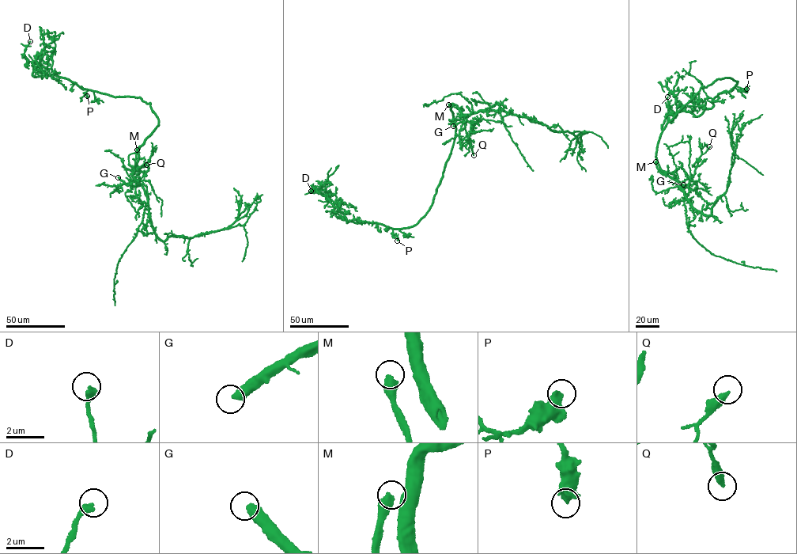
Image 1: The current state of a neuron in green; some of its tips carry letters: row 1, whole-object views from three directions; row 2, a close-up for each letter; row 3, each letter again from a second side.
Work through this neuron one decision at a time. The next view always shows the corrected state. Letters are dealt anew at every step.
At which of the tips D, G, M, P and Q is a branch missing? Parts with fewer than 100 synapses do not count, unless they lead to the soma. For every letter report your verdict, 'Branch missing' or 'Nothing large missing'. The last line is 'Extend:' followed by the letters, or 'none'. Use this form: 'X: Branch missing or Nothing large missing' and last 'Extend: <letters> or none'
D: Nothing large missing
G: Nothing large missing
M: Branch missing
P: Nothing large missing
Q: Nothing large missing
Extend: M

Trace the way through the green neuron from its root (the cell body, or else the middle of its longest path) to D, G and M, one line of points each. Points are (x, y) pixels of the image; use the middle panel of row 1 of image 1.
D: (455, 123), (453, 143), (432, 205), (413, 225), (396, 229), (347, 222), (330, 199), (311, 191)
G: (455, 123), (449, 106), (455, 104), (466, 120), (453, 126)
M: (455, 123), (449, 106), (455, 104), (457, 107), (448, 104)

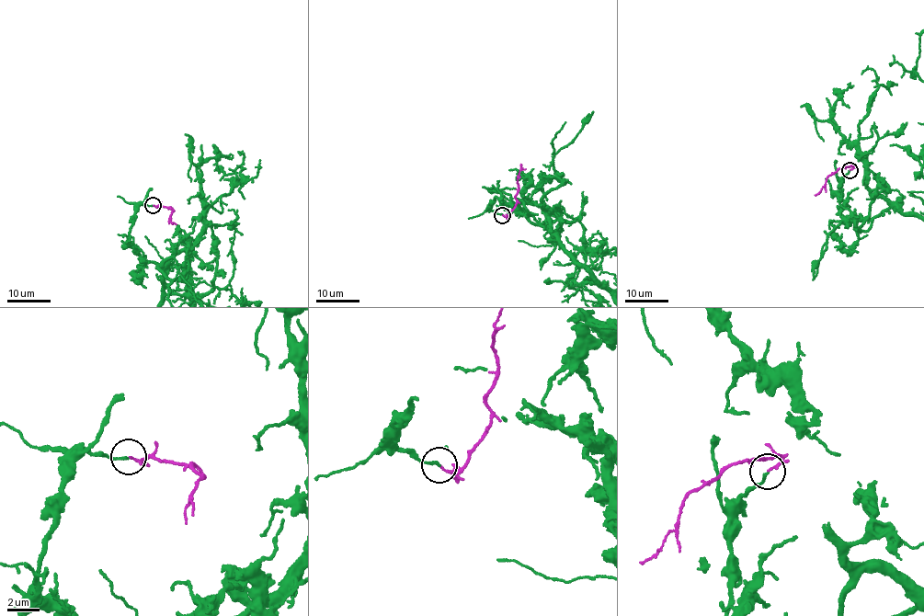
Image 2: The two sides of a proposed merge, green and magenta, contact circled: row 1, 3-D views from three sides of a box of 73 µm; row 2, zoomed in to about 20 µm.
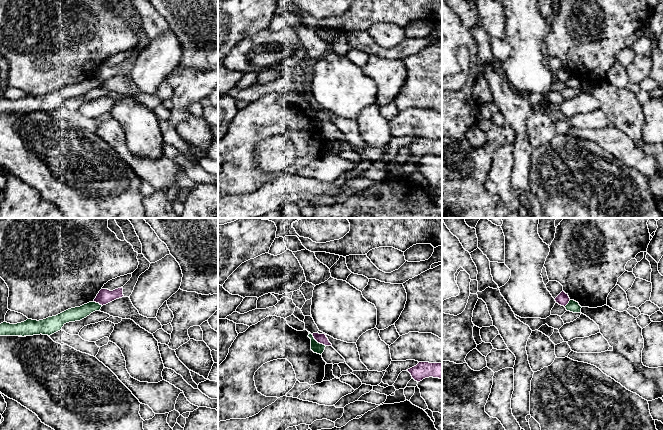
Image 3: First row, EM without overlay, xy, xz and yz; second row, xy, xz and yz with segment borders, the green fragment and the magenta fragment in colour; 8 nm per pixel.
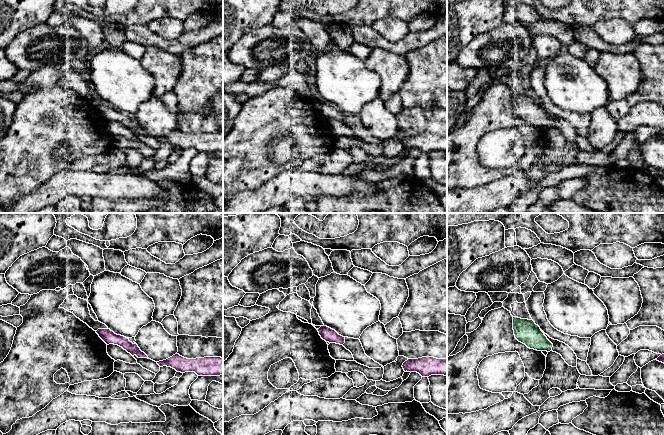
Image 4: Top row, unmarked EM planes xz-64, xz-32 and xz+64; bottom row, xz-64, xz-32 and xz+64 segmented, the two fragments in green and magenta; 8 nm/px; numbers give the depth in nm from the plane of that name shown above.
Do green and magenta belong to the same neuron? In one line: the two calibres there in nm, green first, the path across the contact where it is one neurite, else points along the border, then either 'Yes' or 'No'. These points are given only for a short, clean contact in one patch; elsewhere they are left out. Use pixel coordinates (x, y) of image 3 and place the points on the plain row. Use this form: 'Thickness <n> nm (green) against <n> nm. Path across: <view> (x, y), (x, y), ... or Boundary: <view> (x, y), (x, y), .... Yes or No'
Thickness 90 nm (green) against 80 nm. Boundary: xz (311, 110), (318, 118), (325, 122). No

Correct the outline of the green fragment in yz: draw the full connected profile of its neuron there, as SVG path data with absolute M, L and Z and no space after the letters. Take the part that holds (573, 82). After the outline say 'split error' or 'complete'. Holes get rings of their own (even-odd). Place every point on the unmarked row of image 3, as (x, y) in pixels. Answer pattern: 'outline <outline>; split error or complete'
outline M570 76L569 79L565 82L567 87L573 88L573 89L580 89L581 88L581 82L578 78L574 76Z; complete

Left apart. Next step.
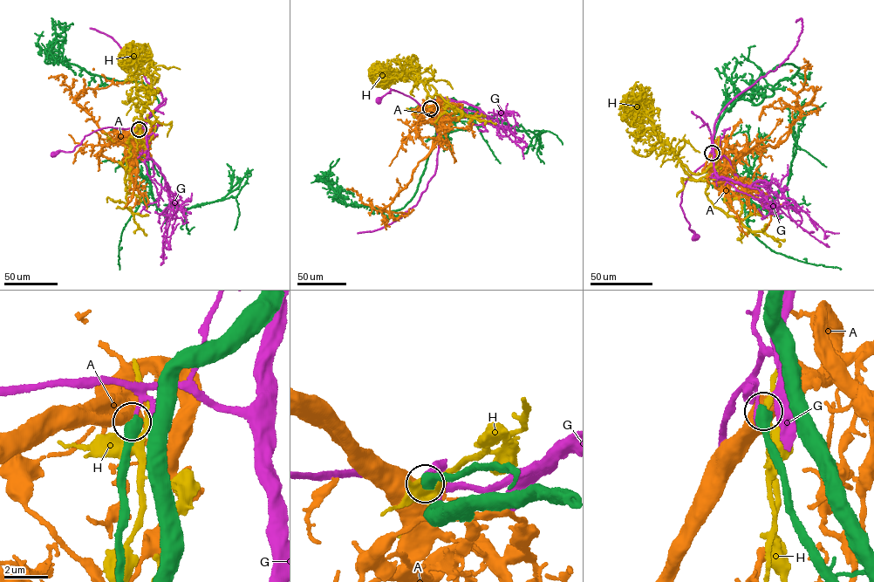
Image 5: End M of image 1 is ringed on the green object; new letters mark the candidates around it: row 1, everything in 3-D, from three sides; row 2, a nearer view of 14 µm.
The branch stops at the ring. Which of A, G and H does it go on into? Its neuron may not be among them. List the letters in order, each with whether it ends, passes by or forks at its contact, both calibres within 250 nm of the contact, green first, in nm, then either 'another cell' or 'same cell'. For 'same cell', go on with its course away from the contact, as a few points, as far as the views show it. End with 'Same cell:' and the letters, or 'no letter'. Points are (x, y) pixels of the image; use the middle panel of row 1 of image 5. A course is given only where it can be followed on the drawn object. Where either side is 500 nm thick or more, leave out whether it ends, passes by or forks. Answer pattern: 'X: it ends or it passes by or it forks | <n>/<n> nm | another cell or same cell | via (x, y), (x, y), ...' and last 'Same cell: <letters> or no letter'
A: 550/750 nm | another cell
G: 600/130 nm | another cell
H: it forks | 420/440 nm | another cell
Same cell: no letter

